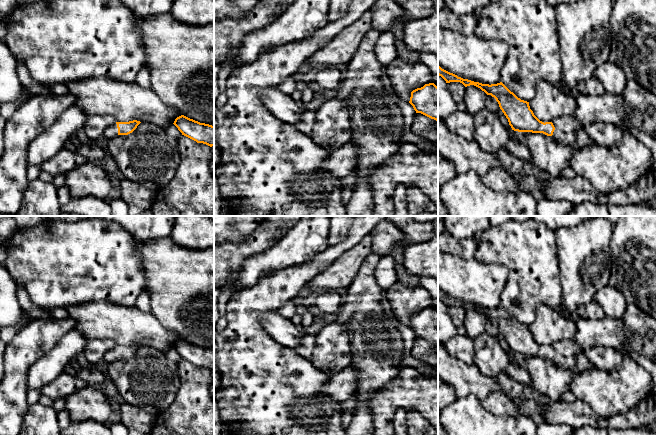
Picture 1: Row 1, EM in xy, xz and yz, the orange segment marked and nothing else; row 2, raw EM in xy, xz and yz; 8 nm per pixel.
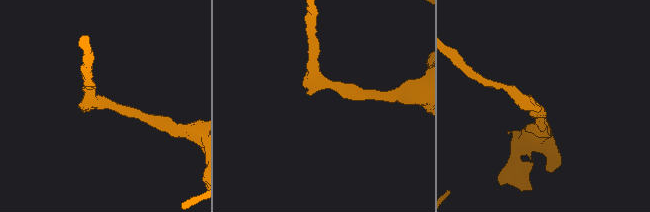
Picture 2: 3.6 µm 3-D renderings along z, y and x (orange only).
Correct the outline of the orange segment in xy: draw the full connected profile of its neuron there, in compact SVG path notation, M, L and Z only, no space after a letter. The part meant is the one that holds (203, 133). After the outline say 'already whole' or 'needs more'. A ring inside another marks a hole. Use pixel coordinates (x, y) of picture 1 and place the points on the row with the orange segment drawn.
M184 115L177 117L173 123L182 135L203 143L210 147L214 146L214 126L200 123Z; already whole

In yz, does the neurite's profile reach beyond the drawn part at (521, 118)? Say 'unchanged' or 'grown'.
grown

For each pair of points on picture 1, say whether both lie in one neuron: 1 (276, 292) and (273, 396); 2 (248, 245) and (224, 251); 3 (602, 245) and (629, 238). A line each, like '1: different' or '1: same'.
1: same
2: same
3: different

